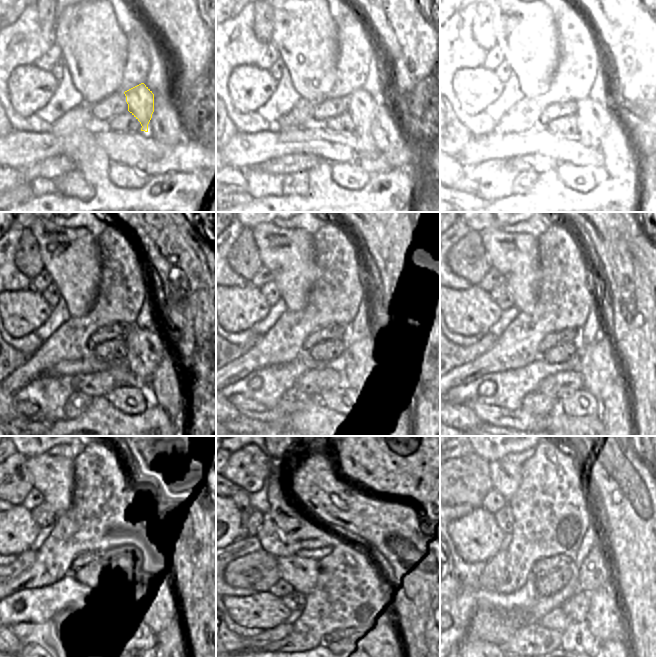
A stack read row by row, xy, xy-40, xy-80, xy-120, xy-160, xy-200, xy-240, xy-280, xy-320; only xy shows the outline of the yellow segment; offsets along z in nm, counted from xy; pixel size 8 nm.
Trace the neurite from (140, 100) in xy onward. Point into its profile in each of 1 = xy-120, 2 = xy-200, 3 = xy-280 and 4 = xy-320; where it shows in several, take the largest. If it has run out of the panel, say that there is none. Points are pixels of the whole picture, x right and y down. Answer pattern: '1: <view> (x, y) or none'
1: xy-120 (145, 352)
2: xy-200 (598, 364)
3: xy-280 (380, 606)
4: xy-320 (604, 617)

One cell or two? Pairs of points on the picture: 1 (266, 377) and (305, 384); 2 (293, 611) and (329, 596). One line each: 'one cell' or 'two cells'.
1: two cells
2: one cell

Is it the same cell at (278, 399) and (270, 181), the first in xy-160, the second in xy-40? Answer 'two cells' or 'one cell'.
one cell

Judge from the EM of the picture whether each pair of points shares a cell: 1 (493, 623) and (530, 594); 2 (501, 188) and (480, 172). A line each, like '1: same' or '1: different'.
1: different
2: same

